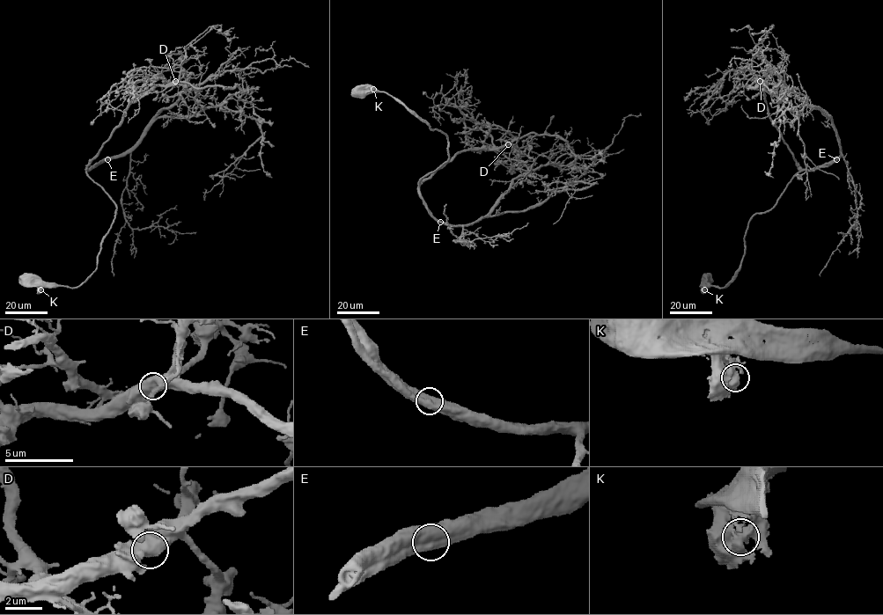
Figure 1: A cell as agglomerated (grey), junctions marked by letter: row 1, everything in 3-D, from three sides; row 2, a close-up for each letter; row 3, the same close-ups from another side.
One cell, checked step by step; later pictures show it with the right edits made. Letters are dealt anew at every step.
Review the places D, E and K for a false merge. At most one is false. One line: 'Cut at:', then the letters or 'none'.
Cut at: none

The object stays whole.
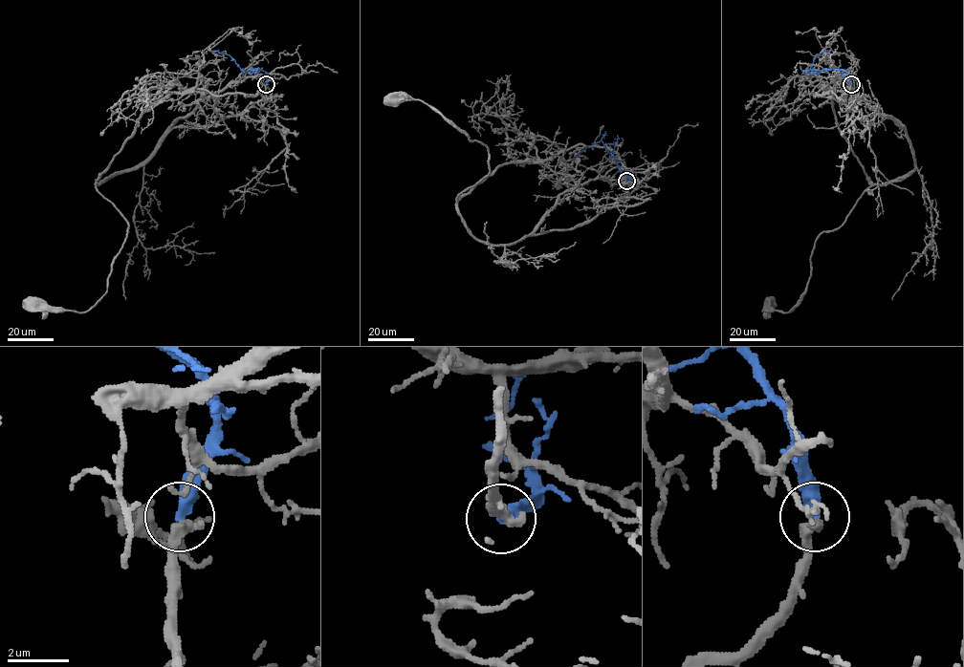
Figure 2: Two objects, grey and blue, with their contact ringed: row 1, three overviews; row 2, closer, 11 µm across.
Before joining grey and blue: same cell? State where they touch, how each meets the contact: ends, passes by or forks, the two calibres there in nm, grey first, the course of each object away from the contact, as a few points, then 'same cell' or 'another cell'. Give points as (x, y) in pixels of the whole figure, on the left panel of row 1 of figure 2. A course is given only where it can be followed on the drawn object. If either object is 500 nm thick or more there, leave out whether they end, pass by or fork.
at (266, 84); grey ends there; blue ends there; 400 nm thick on the grey side, 420 nm on the other; grey runs (266, 84), (266, 97), (191, 88), (157, 100), (96, 181), (128, 228), (106, 292), (83, 311), (32, 303); blue runs (266, 84), (268, 75), (263, 70), (251, 69), (243, 72), (226, 53), (212, 52); another cell

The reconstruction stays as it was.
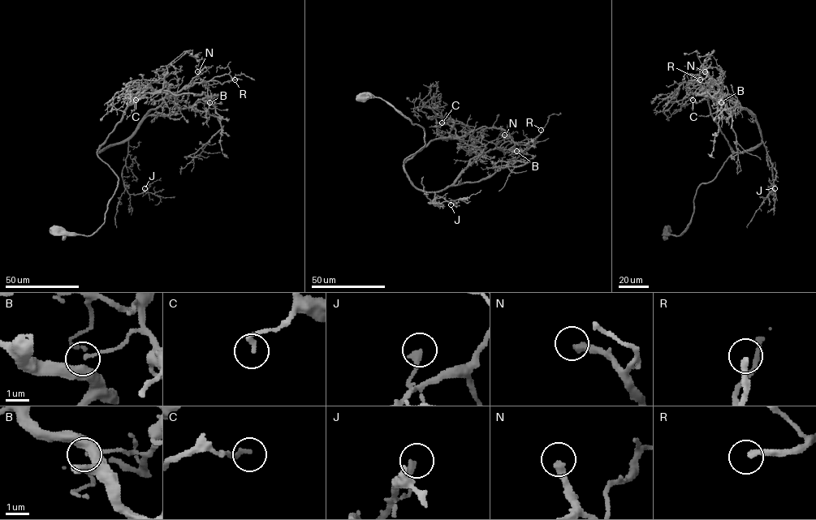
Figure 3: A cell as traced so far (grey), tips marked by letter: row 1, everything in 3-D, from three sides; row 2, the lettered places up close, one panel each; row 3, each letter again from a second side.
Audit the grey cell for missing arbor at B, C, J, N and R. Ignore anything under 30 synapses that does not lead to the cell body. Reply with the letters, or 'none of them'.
N, R

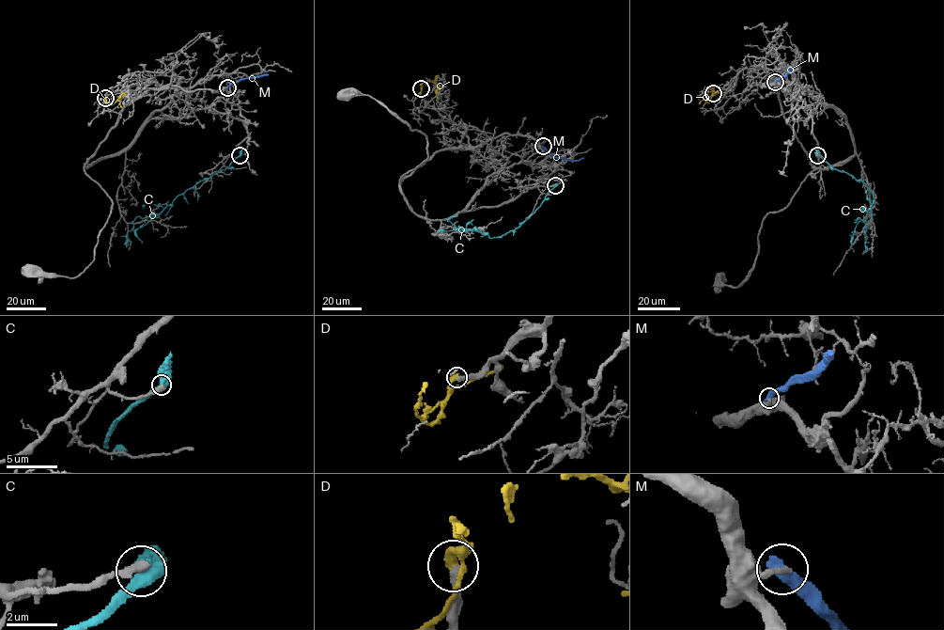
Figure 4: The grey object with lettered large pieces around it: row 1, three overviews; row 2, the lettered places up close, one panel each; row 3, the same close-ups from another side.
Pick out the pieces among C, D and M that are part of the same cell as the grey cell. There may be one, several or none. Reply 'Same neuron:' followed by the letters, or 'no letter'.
Same neuron: no letter

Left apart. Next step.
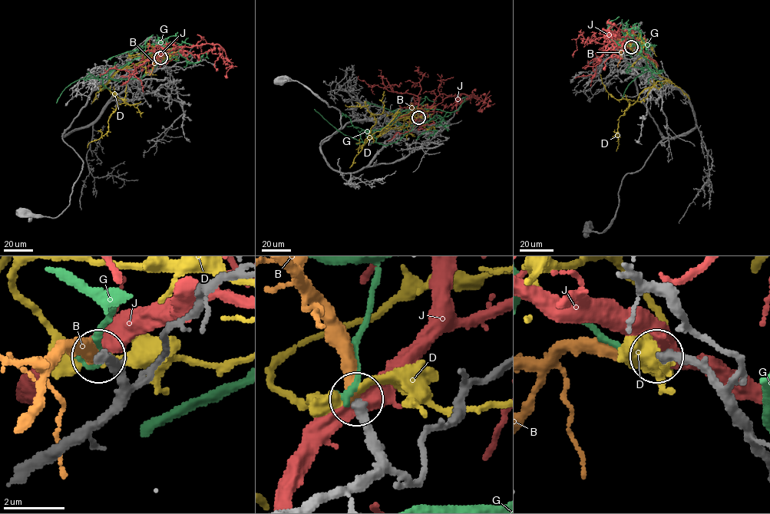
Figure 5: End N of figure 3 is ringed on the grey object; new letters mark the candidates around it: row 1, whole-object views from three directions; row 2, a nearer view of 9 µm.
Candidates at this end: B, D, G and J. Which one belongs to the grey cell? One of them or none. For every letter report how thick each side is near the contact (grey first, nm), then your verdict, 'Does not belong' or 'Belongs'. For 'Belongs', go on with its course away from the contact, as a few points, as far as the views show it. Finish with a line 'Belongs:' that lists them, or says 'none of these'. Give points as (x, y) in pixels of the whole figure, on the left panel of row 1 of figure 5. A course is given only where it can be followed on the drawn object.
B: Thickness 340 nm (grey) against 280 nm. Belongs. Its course: (160, 58), (177, 51)
D: Thickness 340 nm (grey) against 360 nm. Does not belong
G: Thickness 360 nm (grey) against 190 nm. Does not belong
J: Thickness 360 nm (grey) against 550 nm. Does not belong
Belongs: B

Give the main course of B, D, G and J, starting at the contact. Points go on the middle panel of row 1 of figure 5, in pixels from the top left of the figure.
B: (418, 117), (416, 110), (435, 106)
D: (418, 117), (411, 115), (397, 120), (362, 146), (376, 123), (375, 117), (366, 106), (348, 107), (345, 104)
G: (418, 117), (418, 110), (402, 111), (367, 133), (384, 145), (430, 118), (419, 109), (399, 115), (365, 101)
J: (418, 117), (423, 110), (431, 107), (438, 96), (443, 100), (466, 94), (487, 104), (489, 99), (484, 93)

